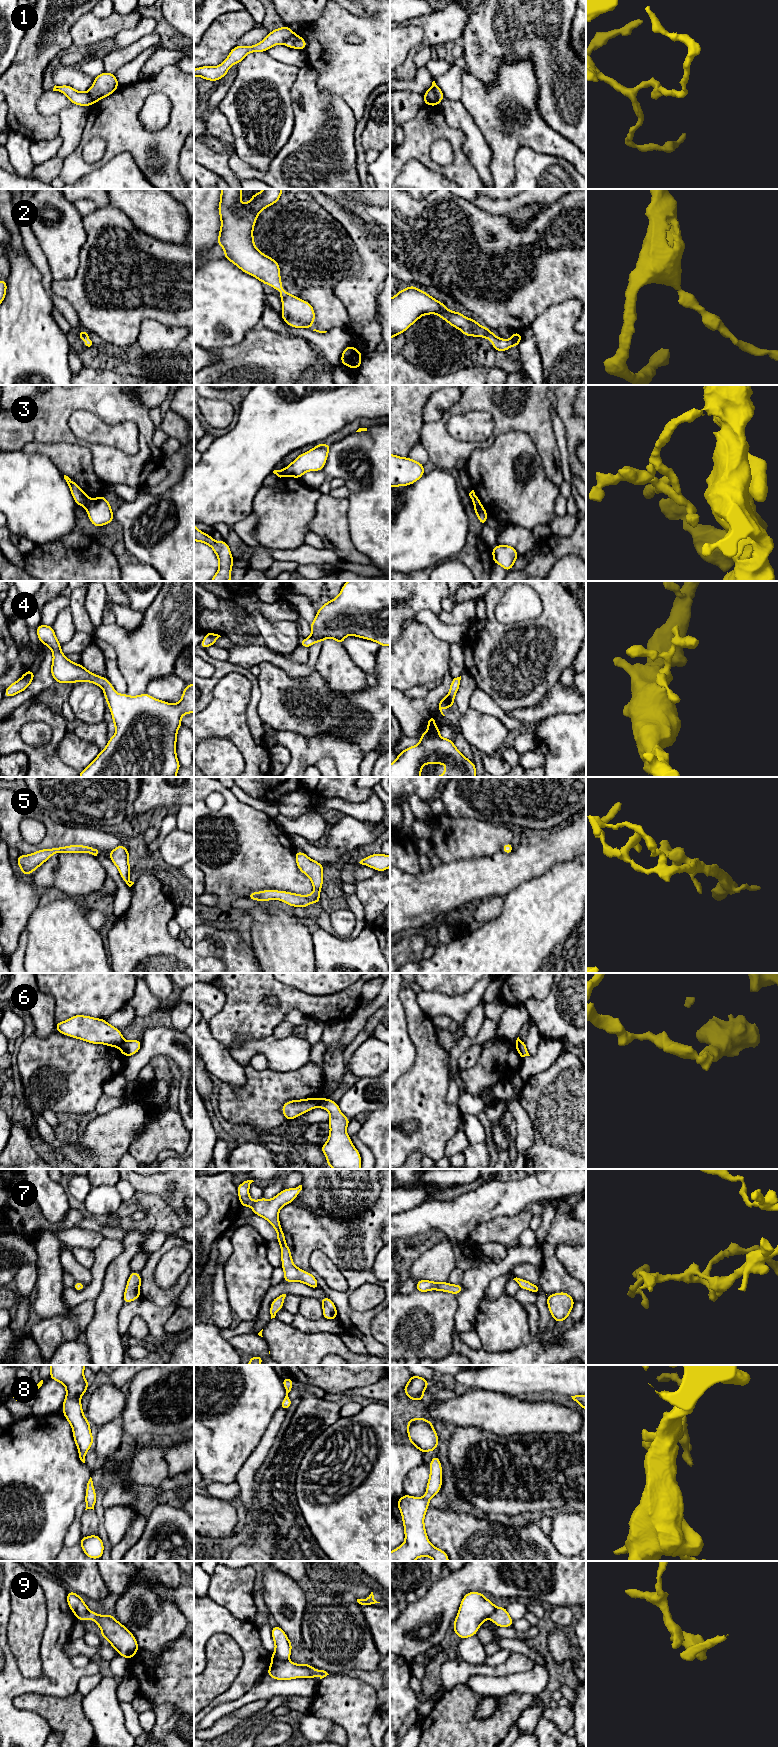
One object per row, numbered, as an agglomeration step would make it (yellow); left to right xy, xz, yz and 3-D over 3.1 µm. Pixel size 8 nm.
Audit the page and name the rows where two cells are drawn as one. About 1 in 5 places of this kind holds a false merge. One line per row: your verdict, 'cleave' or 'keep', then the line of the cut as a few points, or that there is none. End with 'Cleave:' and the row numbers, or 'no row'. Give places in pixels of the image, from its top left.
1: cleave | yz (431, 87), (439, 101)
2: keep | no cut
3: cleave | xy (90, 499), (86, 507)
4: keep | no cut
5: keep | no cut
6: cleave | xz (321, 1099), (317, 1106)
7: keep | no cut
8: keep | no cut
9: cleave | xz (287, 1660), (270, 1666)
Cleave: 1, 3, 6, 9

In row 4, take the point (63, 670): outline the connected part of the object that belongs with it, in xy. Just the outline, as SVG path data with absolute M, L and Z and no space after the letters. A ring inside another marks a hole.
M40 624L36 632L41 644L47 645L52 651L51 674L56 683L90 682L100 686L104 691L106 704L109 705L113 725L116 727L116 732L109 738L105 749L100 751L90 765L79 773L79 777L176 777L181 767L176 755L177 731L182 727L182 716L194 713L194 683L186 685L181 700L175 704L155 699L147 693L138 696L118 694L108 679L88 671L81 664L70 661L61 652L62 645L58 642L52 626Z

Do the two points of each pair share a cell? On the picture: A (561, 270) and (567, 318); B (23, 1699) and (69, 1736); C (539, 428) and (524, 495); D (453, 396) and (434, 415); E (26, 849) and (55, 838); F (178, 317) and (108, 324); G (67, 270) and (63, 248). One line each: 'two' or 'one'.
A: two
B: one
C: two
D: one
E: one
F: one
G: one

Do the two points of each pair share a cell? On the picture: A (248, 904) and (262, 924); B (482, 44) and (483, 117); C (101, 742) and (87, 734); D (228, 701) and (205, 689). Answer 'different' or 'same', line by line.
A: different
B: different
C: same
D: different

